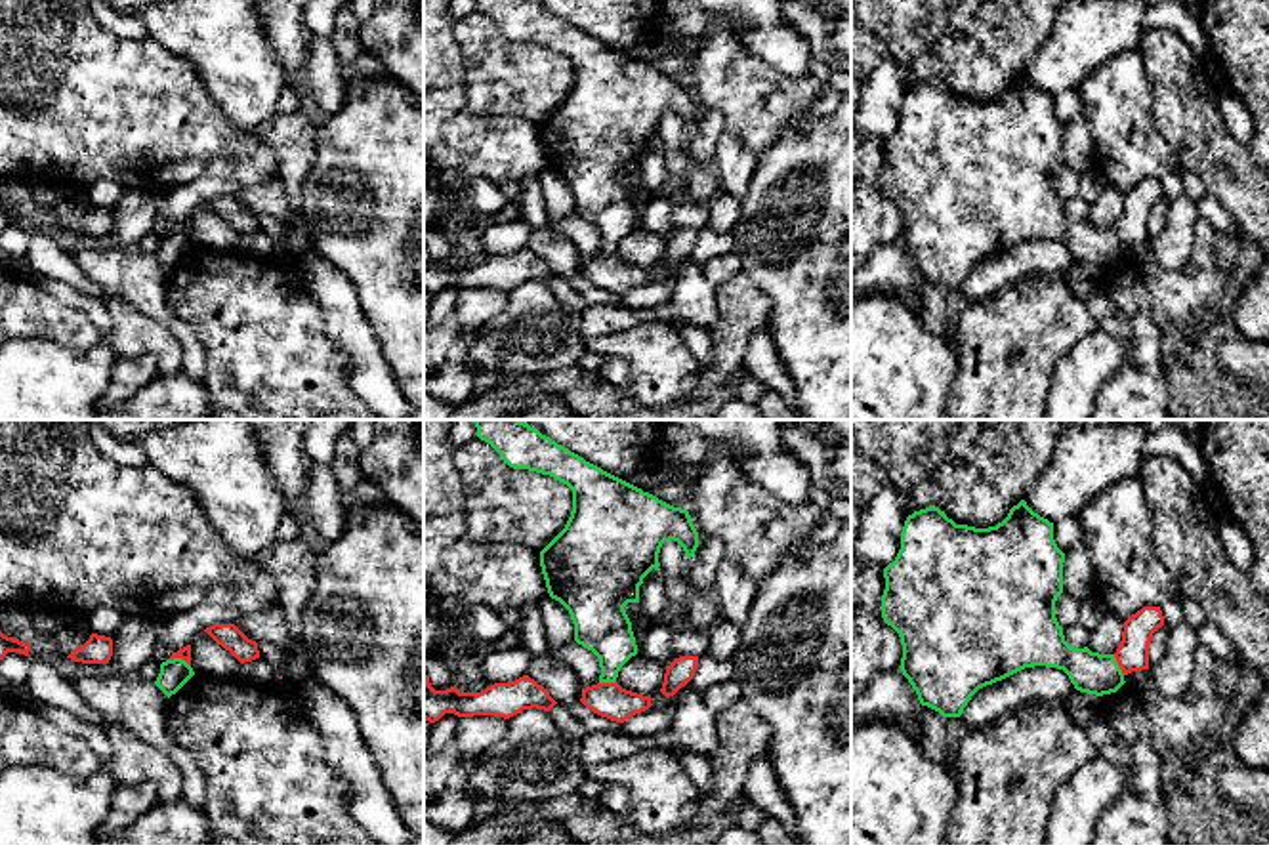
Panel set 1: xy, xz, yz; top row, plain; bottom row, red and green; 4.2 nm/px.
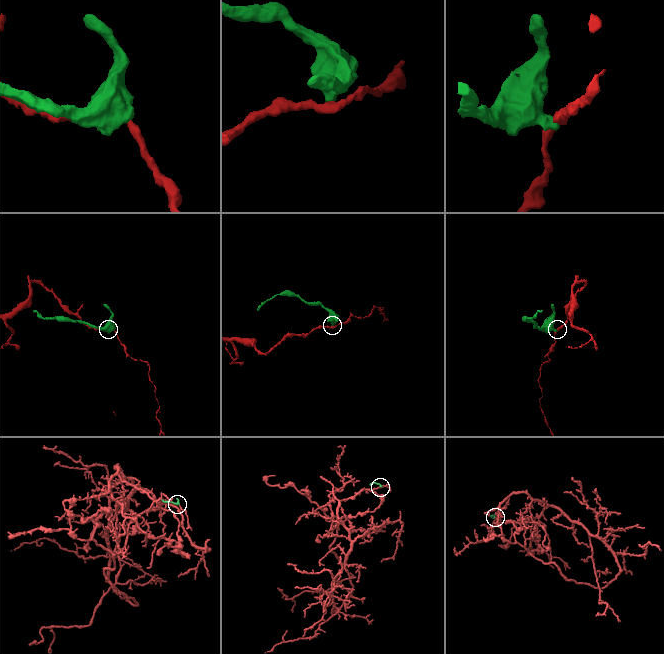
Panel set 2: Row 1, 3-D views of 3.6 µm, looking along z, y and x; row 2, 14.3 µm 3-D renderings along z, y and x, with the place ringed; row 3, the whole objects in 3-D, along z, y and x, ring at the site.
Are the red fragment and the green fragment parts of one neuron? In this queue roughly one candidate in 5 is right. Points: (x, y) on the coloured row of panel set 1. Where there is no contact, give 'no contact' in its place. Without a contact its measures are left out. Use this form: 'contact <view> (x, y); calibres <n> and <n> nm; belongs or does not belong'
contact xy (180, 657); calibres 50 and 120 nm; does not belong

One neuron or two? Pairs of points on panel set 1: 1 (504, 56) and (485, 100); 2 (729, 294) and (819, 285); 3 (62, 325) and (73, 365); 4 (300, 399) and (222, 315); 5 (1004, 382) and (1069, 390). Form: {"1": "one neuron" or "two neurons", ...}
{"1": "one neuron", "2": "two neurons", "3": "two neurons", "4": "one neuron", "5": "two neurons"}

